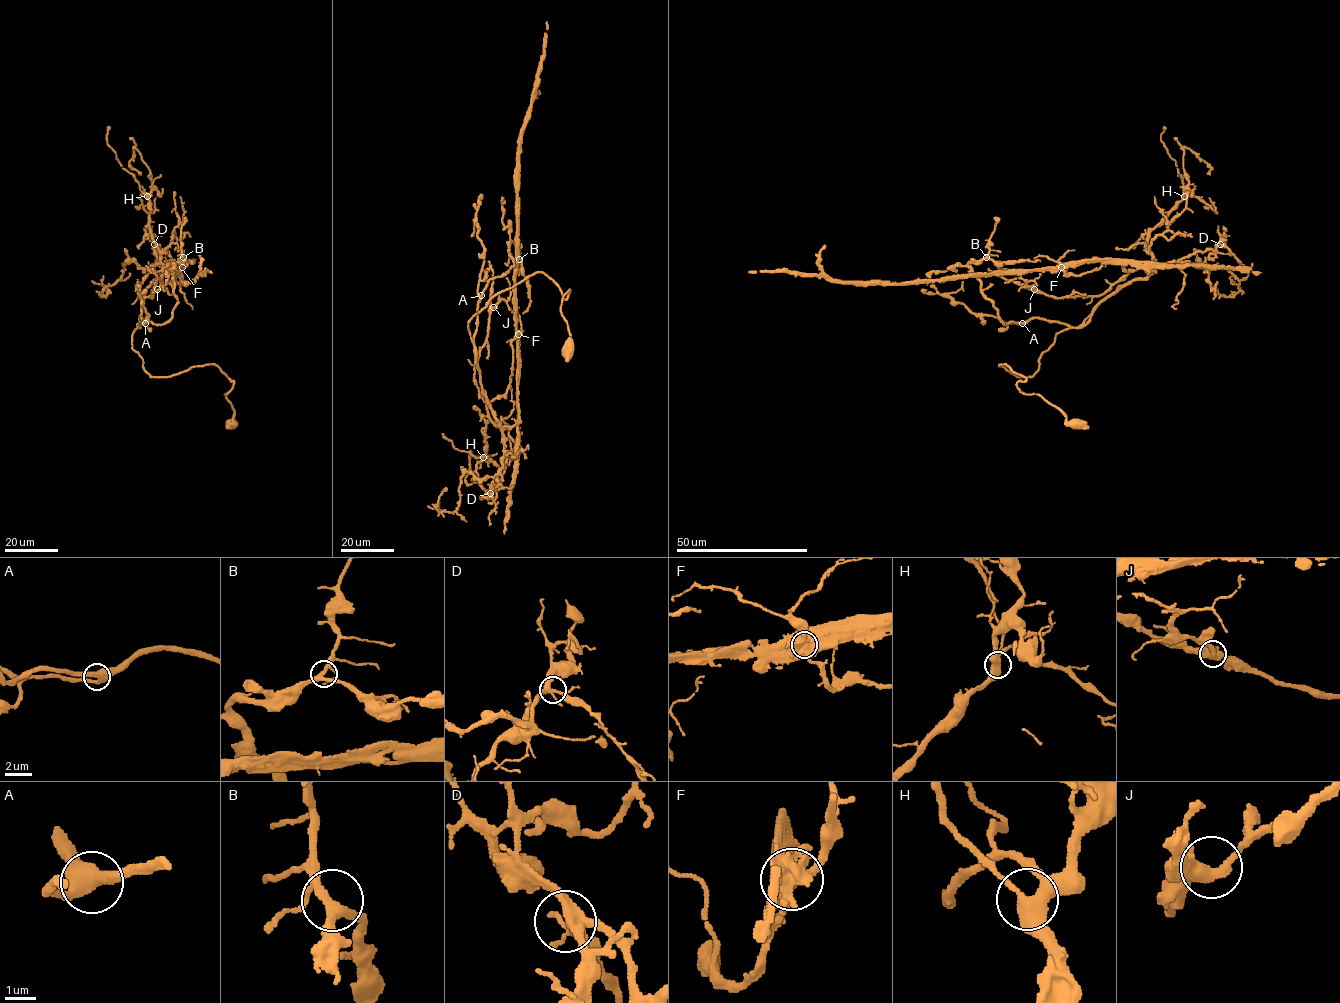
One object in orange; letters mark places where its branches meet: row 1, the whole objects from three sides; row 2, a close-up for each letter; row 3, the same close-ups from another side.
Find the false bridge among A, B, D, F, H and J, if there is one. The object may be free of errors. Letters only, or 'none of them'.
F

